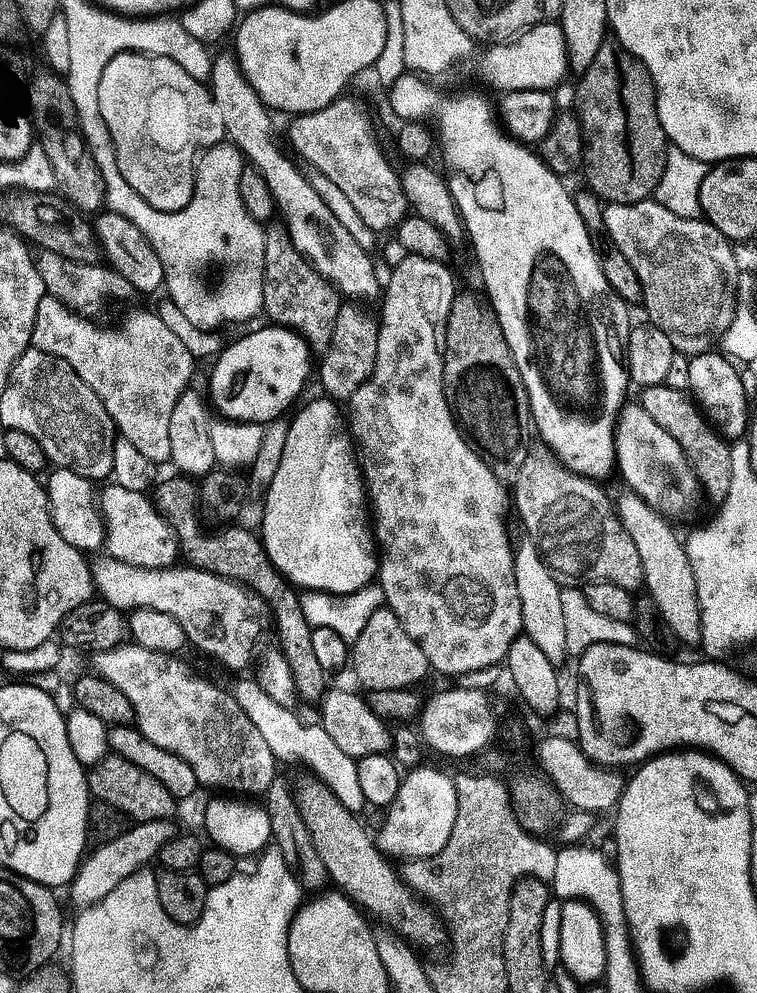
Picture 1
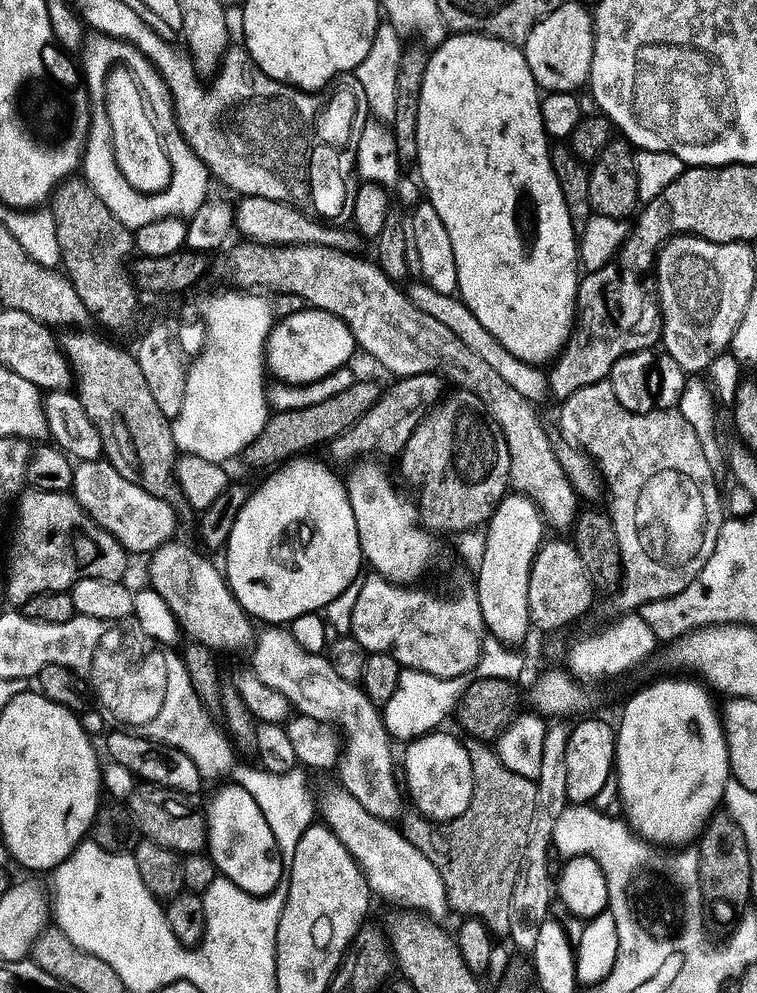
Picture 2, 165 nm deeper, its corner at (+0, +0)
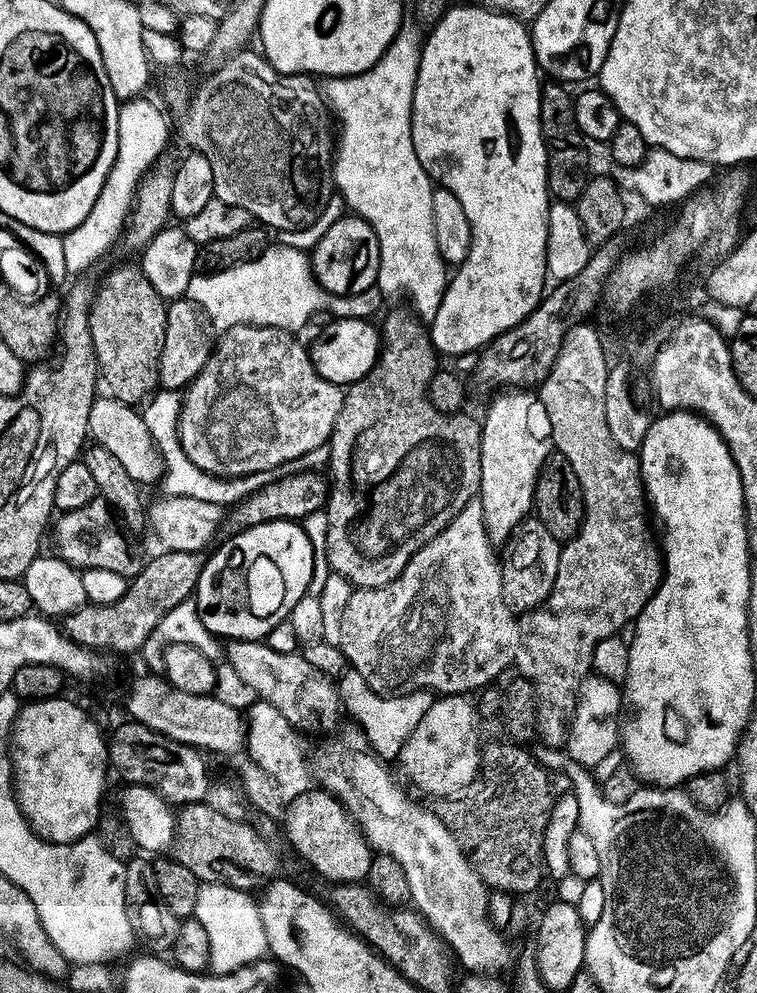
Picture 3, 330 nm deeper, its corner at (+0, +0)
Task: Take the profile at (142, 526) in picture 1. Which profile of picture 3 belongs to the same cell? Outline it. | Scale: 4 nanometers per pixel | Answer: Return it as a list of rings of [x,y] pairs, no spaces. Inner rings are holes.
[[[241,640],[232,642],[227,645],[226,656],[228,652],[228,660],[232,663],[232,668],[236,671],[236,676],[249,688],[252,692],[257,692],[259,699],[265,704],[274,706],[274,710],[280,711],[286,718],[286,721],[293,725],[301,733],[314,732],[319,727],[326,728],[330,723],[336,723],[340,718],[340,708],[342,709],[342,693],[334,683],[334,680],[316,670],[314,666],[310,666],[303,658],[303,655],[288,655],[286,653],[278,653],[272,650],[271,646],[266,642],[258,640]]]

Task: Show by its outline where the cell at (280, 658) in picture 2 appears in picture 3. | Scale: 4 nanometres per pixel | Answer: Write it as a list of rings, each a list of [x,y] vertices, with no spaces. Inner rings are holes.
[[[363,731],[344,732],[340,736],[340,744],[328,744],[324,748],[324,757],[320,760],[320,768],[324,771],[323,787],[335,794],[356,817],[369,844],[377,853],[390,855],[402,864],[410,884],[411,903],[451,948],[455,957],[458,960],[460,958],[469,968],[467,971],[472,974],[499,973],[499,968],[507,966],[510,952],[507,942],[500,937],[503,935],[488,916],[489,888],[484,885],[482,878],[469,862],[464,847],[456,841],[456,835],[441,822],[431,807],[423,808],[418,801],[412,800],[411,794],[396,781],[395,774],[383,763],[385,761],[375,751],[370,750],[369,741]]]

